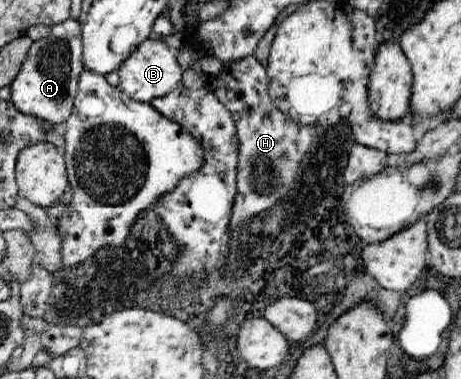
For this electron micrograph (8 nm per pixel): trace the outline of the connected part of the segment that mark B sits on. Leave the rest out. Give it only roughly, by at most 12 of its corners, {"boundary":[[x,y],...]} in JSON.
{"boundary":[[160,37],[119,67],[119,88],[147,103],[182,83],[183,68]]}

